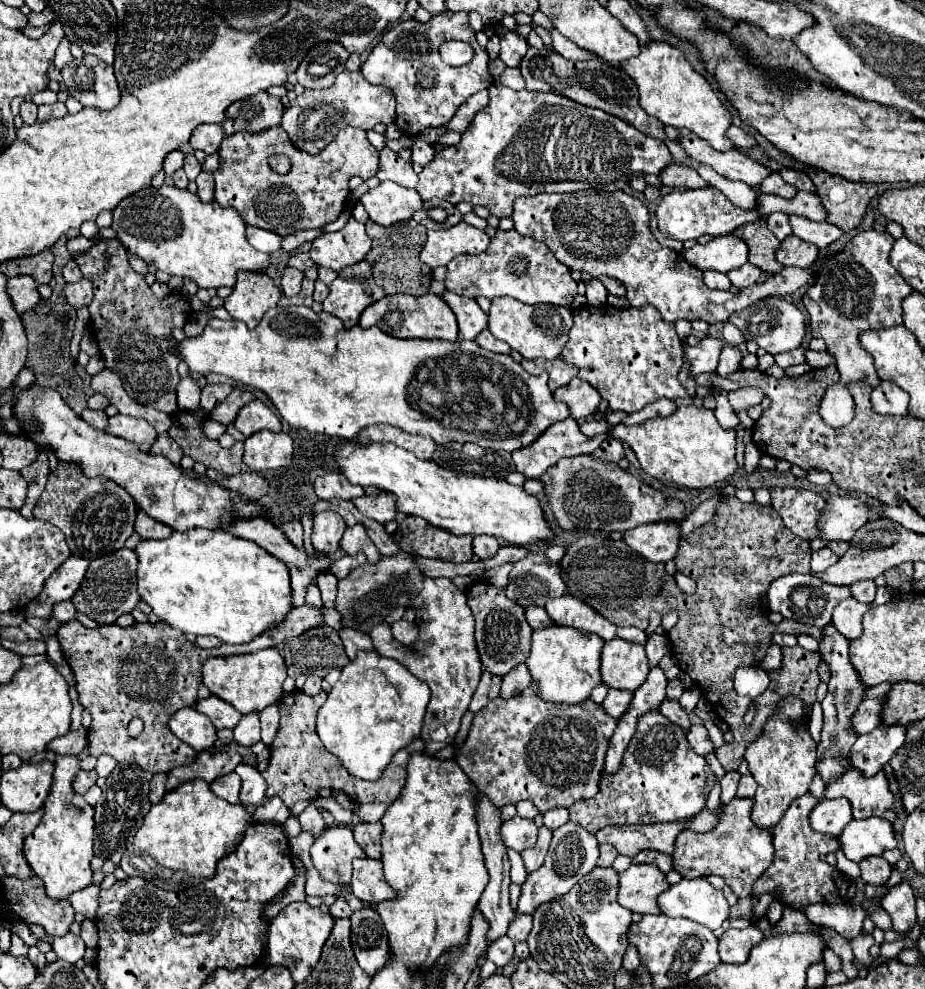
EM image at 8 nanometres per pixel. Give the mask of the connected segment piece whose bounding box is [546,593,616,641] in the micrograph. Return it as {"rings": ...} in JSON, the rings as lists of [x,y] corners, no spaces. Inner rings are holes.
{"rings":[[[570,593],[558,599],[548,599],[546,611],[556,625],[568,625],[586,635],[596,633],[606,641],[616,637],[616,627],[608,619],[604,619],[598,611],[592,611],[588,603]]]}

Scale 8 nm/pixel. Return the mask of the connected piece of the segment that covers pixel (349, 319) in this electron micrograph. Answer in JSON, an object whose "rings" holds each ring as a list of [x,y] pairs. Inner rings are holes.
{"rings":[[[334,279],[330,283],[330,295],[324,301],[324,311],[338,317],[344,329],[358,323],[362,311],[374,301],[382,299],[384,291],[374,283],[374,279]]]}

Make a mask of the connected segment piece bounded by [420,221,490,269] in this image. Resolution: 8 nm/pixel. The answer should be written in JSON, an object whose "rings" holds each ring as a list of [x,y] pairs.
{"rings":[[[460,221],[450,229],[428,231],[428,241],[422,247],[420,261],[434,269],[448,265],[458,255],[478,255],[488,249],[488,243],[490,237],[486,231]]]}

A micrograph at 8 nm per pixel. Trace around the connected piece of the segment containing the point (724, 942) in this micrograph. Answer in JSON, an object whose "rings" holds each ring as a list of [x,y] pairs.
{"rings":[[[750,925],[746,929],[728,929],[720,937],[720,959],[724,963],[744,963],[748,959],[748,953],[752,945],[760,943],[764,939],[764,931]]]}

